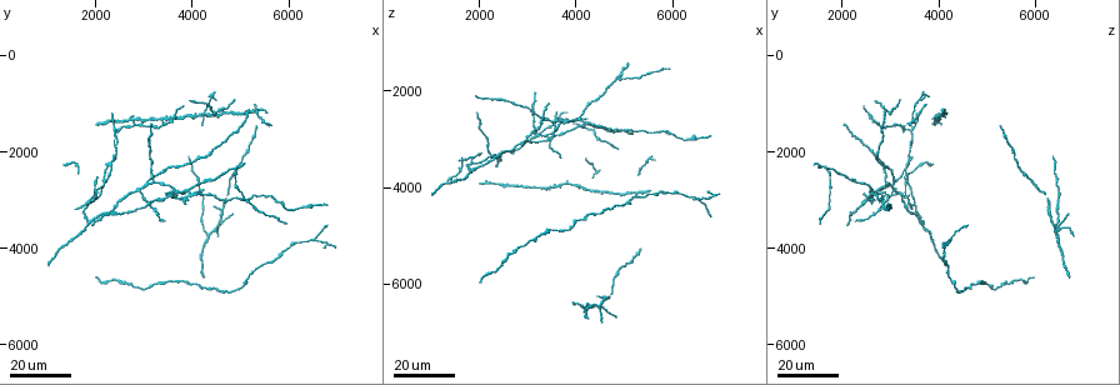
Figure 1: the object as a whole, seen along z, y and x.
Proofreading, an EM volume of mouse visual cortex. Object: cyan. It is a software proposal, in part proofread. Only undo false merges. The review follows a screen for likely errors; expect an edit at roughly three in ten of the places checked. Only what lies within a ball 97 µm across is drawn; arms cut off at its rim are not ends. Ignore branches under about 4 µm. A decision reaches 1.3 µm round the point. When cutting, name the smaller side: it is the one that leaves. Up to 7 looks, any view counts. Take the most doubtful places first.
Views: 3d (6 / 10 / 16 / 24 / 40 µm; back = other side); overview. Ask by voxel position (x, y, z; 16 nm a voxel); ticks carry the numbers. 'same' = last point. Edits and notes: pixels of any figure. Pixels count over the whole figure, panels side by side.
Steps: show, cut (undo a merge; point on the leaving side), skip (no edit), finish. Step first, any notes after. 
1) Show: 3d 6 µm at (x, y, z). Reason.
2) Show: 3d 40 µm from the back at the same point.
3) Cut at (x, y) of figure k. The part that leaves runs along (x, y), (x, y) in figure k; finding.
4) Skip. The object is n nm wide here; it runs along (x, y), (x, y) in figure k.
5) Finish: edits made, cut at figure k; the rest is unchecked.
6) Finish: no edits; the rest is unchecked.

Show: 3d 16 µm at (4500, 3500, 6400). Four arms meet.

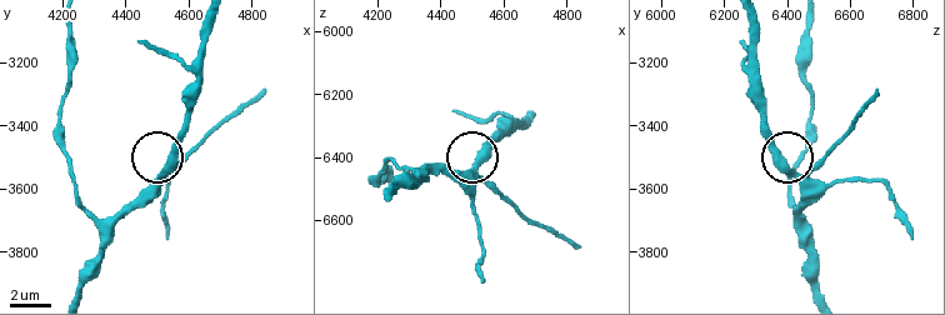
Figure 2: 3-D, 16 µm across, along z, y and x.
Show: 3d 6 µm at (4520, 3560, 6470). Closer look.

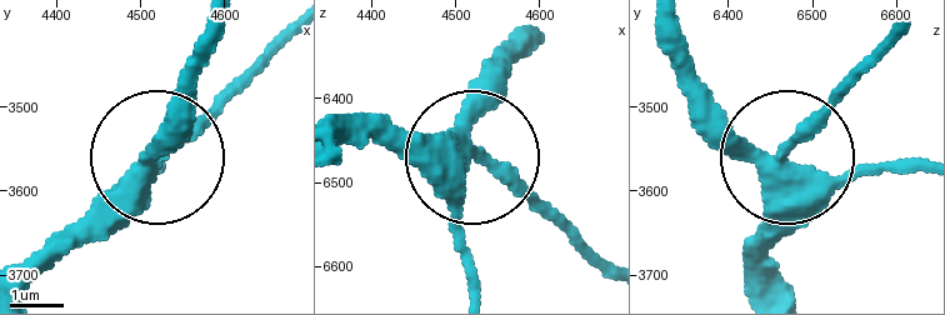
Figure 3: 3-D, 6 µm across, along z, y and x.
Skip. 4 arms meet here; it runs along (541, 35), (465, 139), (569, 241) in figure 3; continuous, no second neuron.

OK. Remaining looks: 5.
Show: 3d 24 µm at (6600, 3850, 4250). Three-way junction.

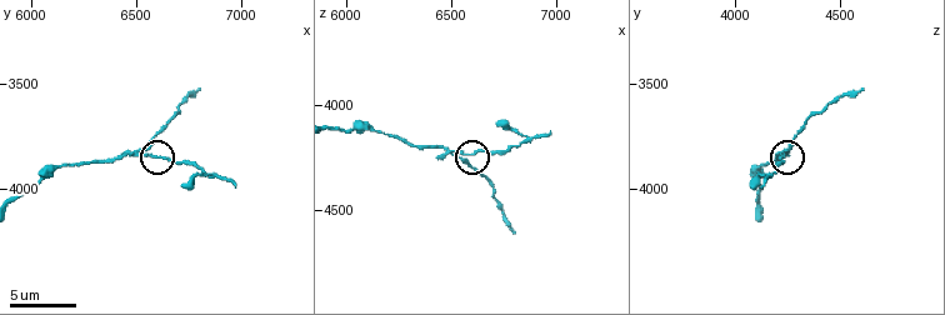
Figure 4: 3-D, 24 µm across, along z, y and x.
Show: 3d 10 µm at (6550, 3830, 4260).

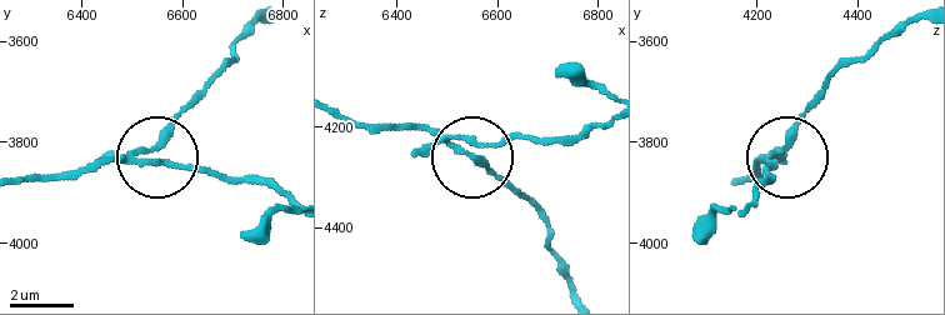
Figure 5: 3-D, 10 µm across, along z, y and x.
Cut at (173, 168) of figure 5. 3 arms meet here; two neurons meet here.

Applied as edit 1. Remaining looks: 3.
Show: overview. See it whole again.

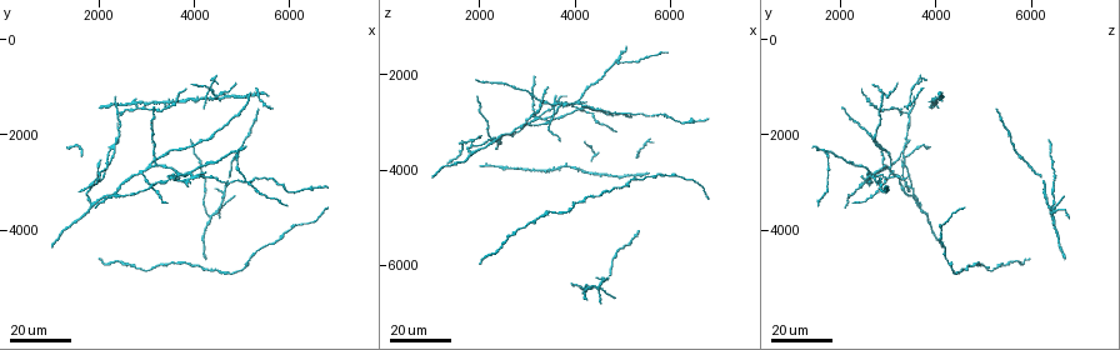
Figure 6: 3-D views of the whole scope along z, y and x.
Show: 3d 24 µm at (4850, 2350, 1650). Arms part here.

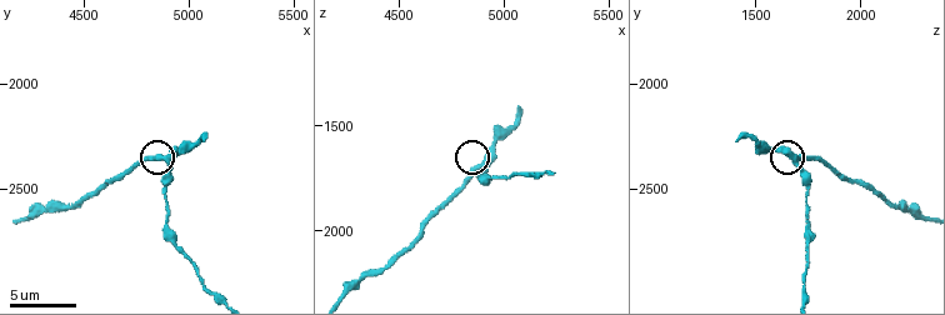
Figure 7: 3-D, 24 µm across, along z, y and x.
Show: 3d 10 µm at (4920, 2380, 1690).

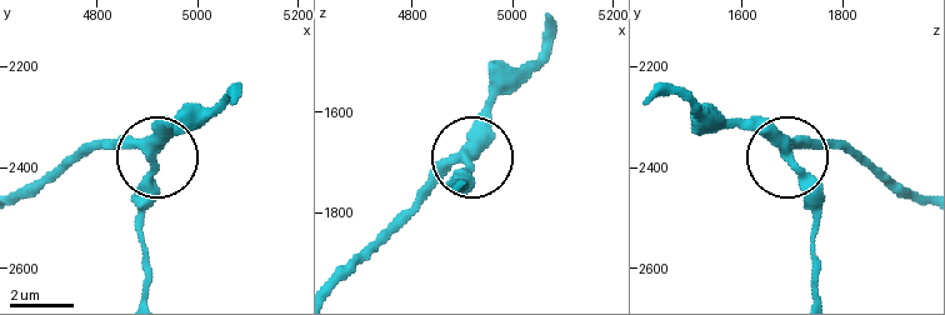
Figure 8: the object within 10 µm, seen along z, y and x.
Skip. The side arm is 6 µm long; it runs along (24, 195), (80, 153), (155, 150), (199, 104) in figure 8; continuous, no second neuron.

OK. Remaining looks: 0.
Finish: edits made, cut at figure 5; the rest is unchecked.

